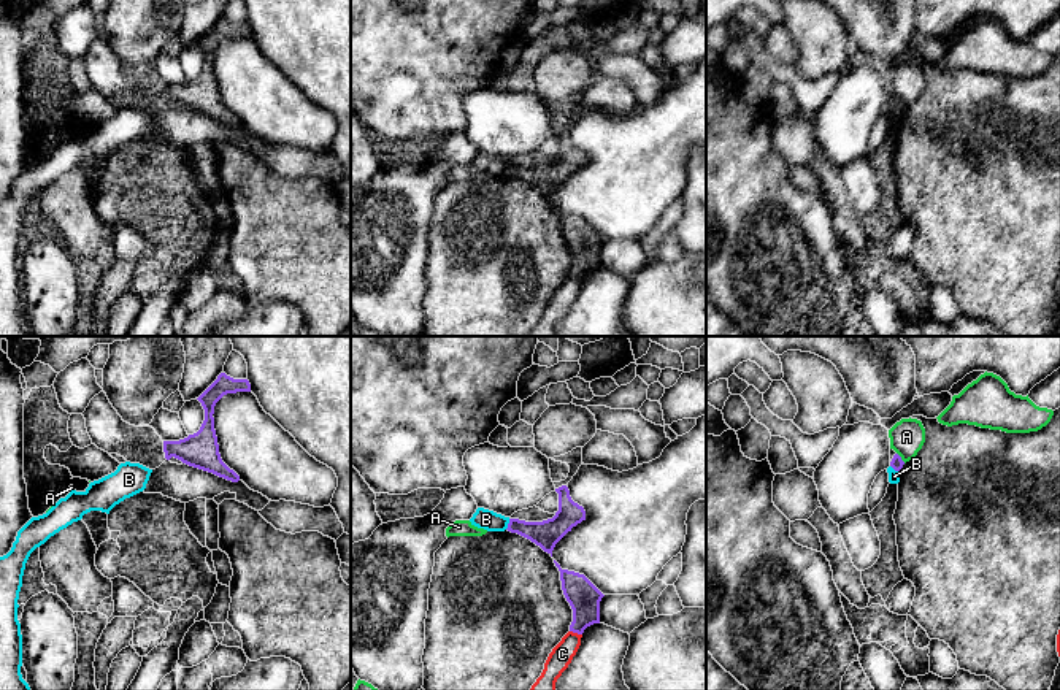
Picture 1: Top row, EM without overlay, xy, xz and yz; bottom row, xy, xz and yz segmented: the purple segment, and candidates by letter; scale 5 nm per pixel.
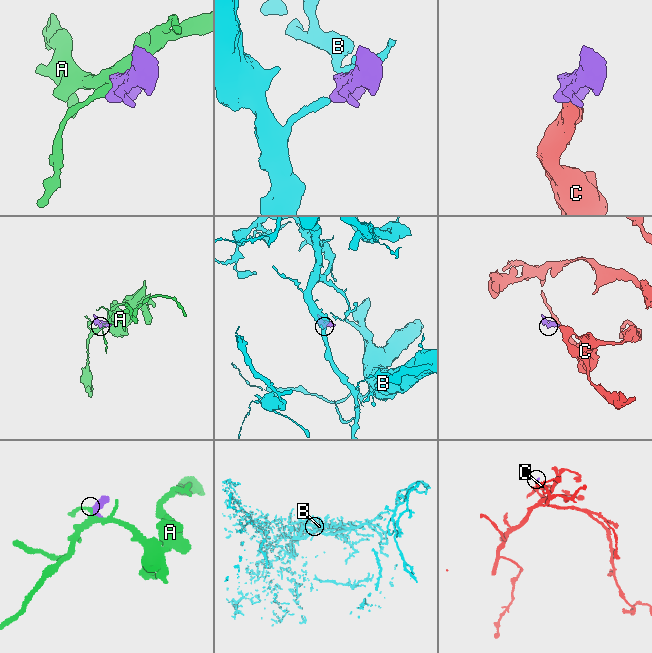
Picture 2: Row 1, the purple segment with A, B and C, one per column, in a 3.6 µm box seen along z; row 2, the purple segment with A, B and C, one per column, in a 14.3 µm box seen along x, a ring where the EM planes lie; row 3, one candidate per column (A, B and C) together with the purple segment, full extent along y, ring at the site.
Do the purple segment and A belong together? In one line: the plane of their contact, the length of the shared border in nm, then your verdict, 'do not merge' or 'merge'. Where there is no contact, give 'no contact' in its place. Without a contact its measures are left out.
yz | 70 nm | do not merge

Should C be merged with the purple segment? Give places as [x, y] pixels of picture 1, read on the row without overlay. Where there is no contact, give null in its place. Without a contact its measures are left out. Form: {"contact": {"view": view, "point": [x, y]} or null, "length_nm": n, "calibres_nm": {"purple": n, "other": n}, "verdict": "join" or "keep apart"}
{"contact": {"view": "xz", "point": [576, 276]}, "length_nm": 70, "calibres_nm": {"purple": 160, "other": 110}, "verdict": "join"}

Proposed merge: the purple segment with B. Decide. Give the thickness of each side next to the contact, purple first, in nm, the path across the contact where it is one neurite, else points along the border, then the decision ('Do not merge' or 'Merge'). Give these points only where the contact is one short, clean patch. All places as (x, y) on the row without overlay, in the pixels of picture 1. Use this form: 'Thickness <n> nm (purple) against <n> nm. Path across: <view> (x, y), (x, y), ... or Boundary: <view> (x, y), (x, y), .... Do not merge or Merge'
Thickness 140 nm (purple) against 100 nm. Boundary: xz (510, 164), (505, 173). Do not merge

